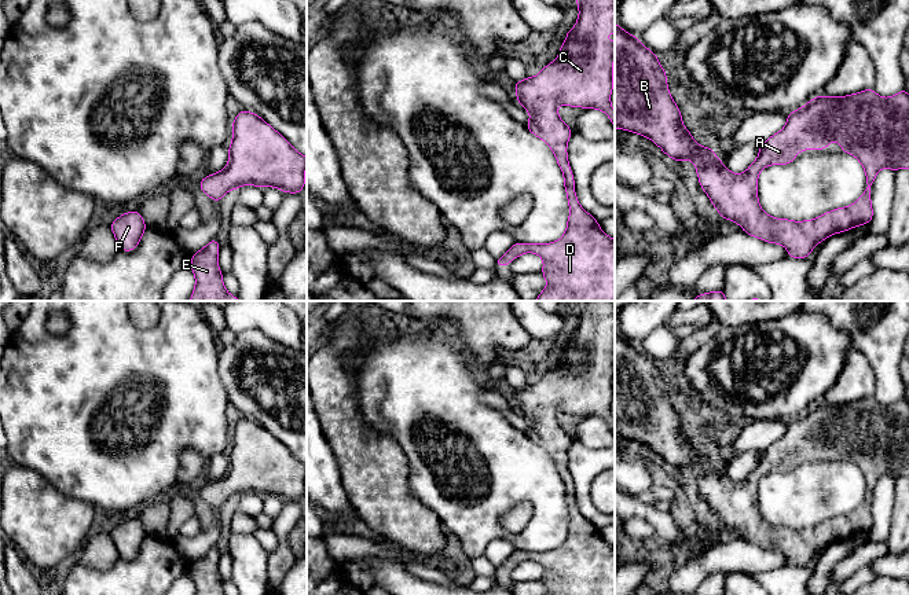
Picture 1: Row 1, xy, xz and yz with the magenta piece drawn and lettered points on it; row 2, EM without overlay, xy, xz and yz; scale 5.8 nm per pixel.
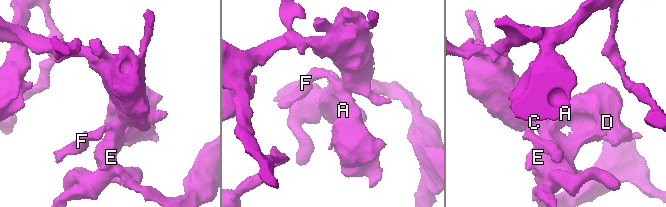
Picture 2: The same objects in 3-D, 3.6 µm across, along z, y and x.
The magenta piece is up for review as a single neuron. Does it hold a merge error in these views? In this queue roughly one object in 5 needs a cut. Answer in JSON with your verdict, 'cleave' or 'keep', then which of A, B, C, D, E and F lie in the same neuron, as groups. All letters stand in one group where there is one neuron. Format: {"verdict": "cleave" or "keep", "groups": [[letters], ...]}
{"verdict": "keep", "groups": [["A", "B", "C", "D", "E", "F"]]}

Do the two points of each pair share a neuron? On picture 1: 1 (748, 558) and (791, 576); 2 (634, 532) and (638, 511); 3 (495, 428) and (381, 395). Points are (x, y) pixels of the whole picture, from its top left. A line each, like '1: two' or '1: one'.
1: two
2: two
3: one

